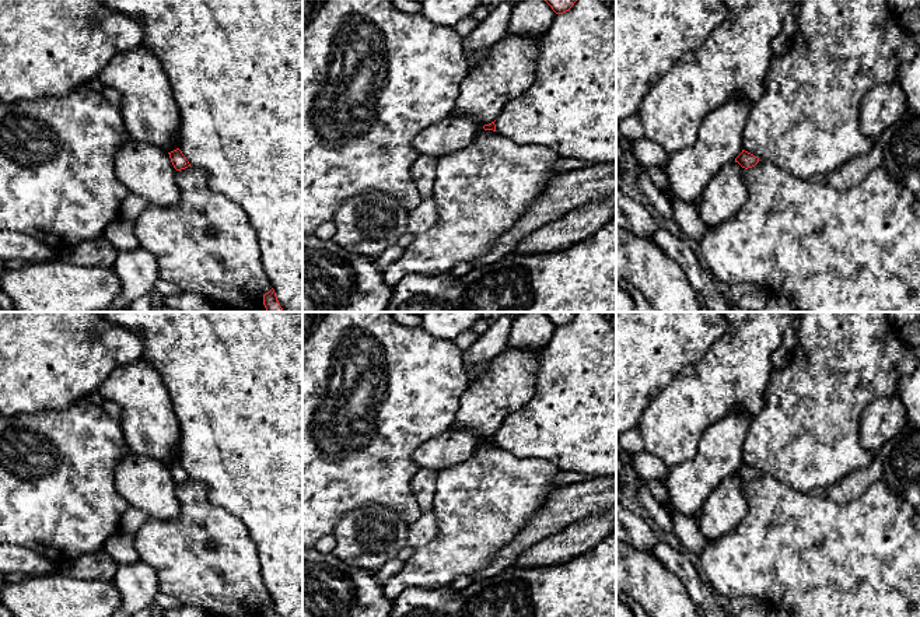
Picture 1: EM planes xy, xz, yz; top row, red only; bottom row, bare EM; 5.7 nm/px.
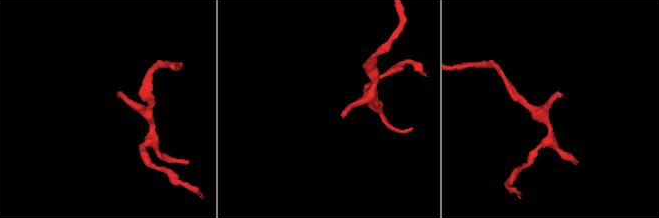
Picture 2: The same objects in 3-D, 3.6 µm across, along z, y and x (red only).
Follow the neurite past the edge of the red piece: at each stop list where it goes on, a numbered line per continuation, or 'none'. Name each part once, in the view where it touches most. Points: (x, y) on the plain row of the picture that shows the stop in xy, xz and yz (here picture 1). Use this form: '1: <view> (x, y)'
none

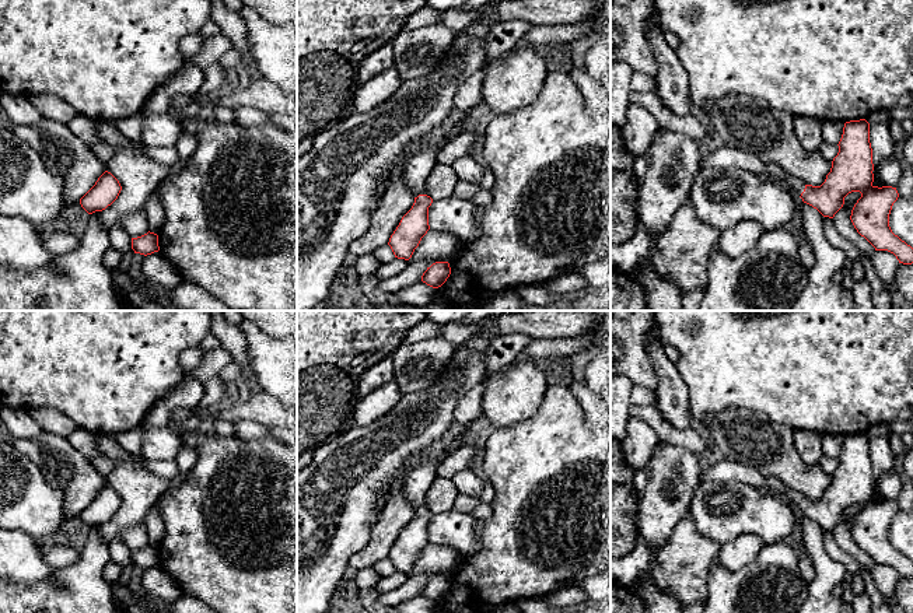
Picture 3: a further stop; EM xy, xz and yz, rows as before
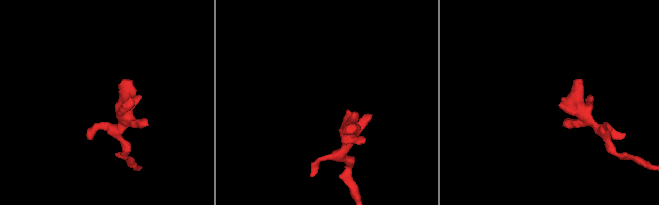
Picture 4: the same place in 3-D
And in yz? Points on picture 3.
1: yz (726, 470)

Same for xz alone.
1: xz (416, 480)

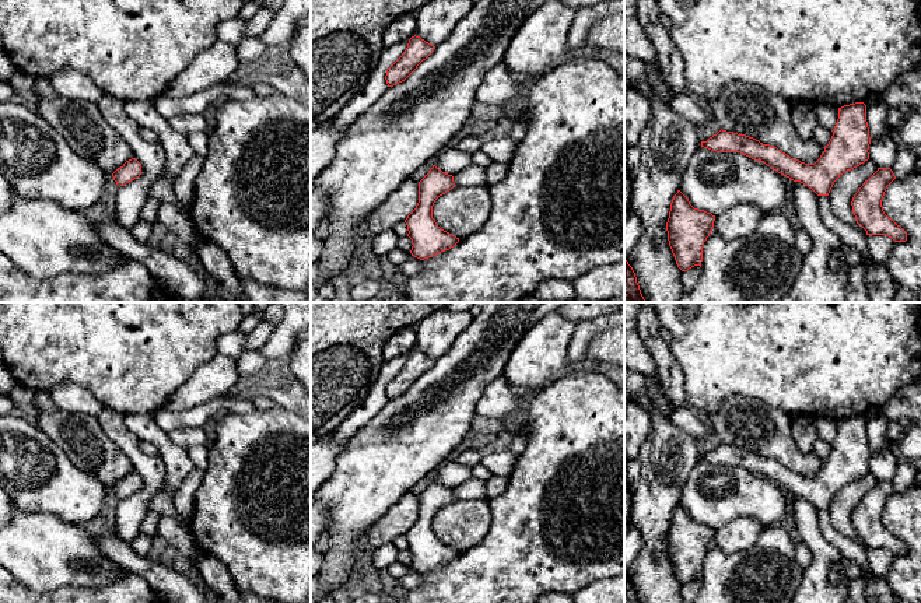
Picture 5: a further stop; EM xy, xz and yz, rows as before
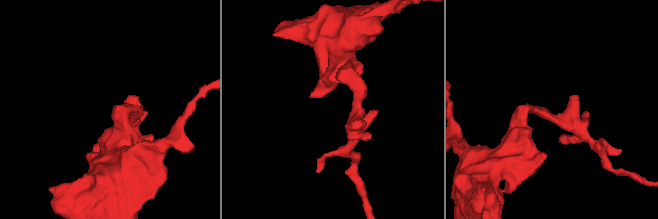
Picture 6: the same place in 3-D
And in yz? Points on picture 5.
none

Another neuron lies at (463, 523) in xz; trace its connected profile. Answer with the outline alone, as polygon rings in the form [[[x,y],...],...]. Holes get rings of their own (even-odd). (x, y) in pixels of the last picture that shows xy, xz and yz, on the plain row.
[[[455,499],[433,519],[438,540],[462,553],[476,547],[488,533],[491,512],[488,499]]]

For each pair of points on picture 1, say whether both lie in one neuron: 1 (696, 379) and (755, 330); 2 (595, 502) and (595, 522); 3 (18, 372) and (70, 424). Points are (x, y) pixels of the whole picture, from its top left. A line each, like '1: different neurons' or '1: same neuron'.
1: same neuron
2: different neurons
3: different neurons

